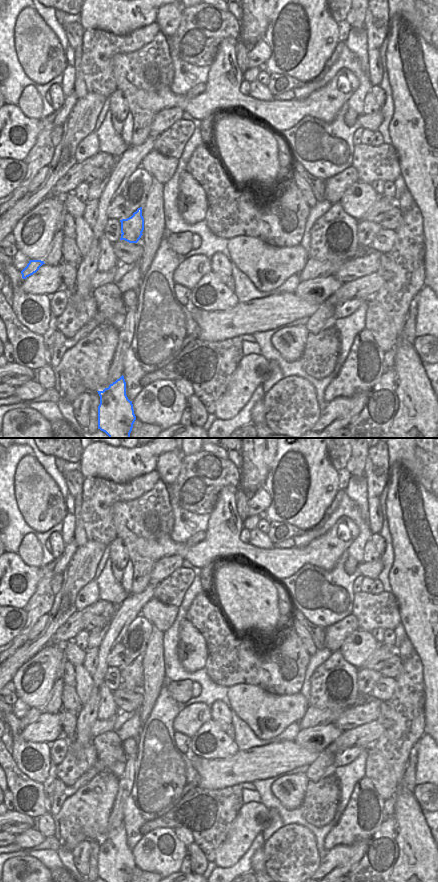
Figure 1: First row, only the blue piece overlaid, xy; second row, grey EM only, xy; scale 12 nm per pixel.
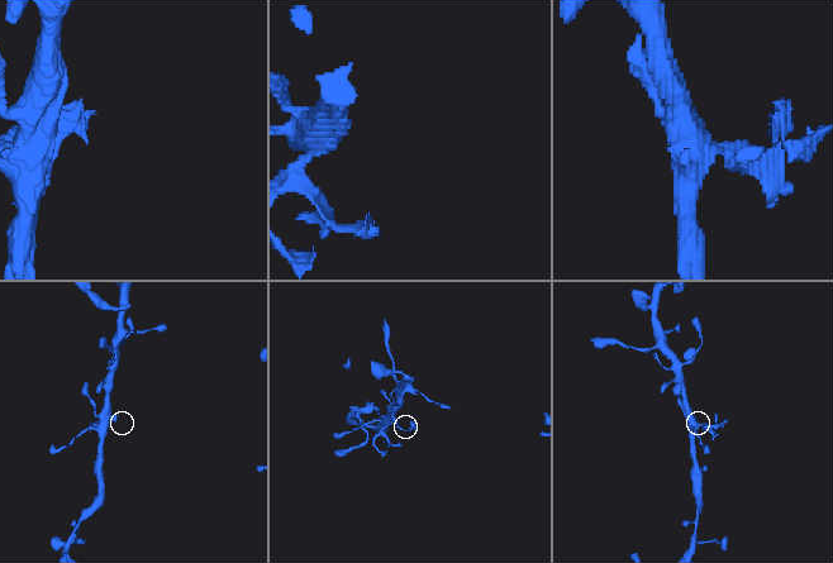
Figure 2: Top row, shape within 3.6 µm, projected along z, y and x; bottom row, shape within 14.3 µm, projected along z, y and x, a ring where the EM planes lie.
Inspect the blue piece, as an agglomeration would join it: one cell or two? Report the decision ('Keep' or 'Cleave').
Cleave

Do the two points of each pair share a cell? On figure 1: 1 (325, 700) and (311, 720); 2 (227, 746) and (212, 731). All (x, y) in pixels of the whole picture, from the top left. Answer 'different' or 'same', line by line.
1: different
2: same

